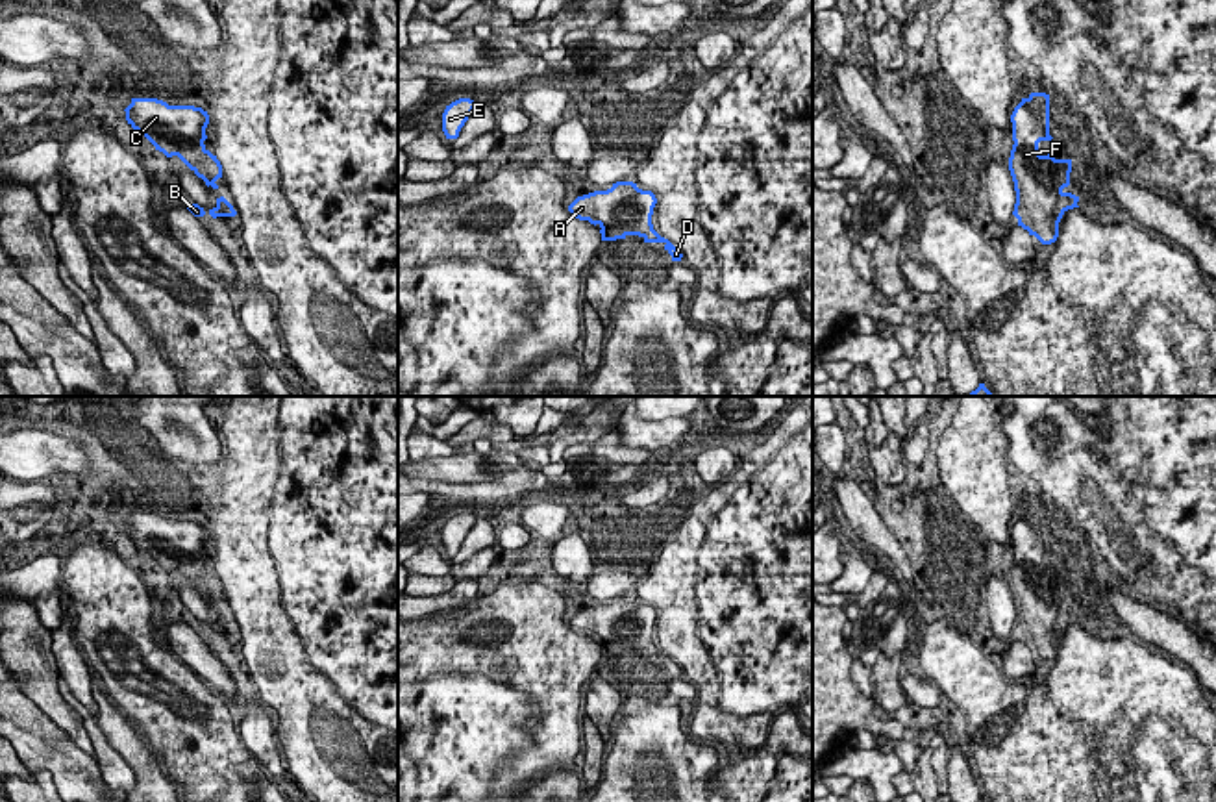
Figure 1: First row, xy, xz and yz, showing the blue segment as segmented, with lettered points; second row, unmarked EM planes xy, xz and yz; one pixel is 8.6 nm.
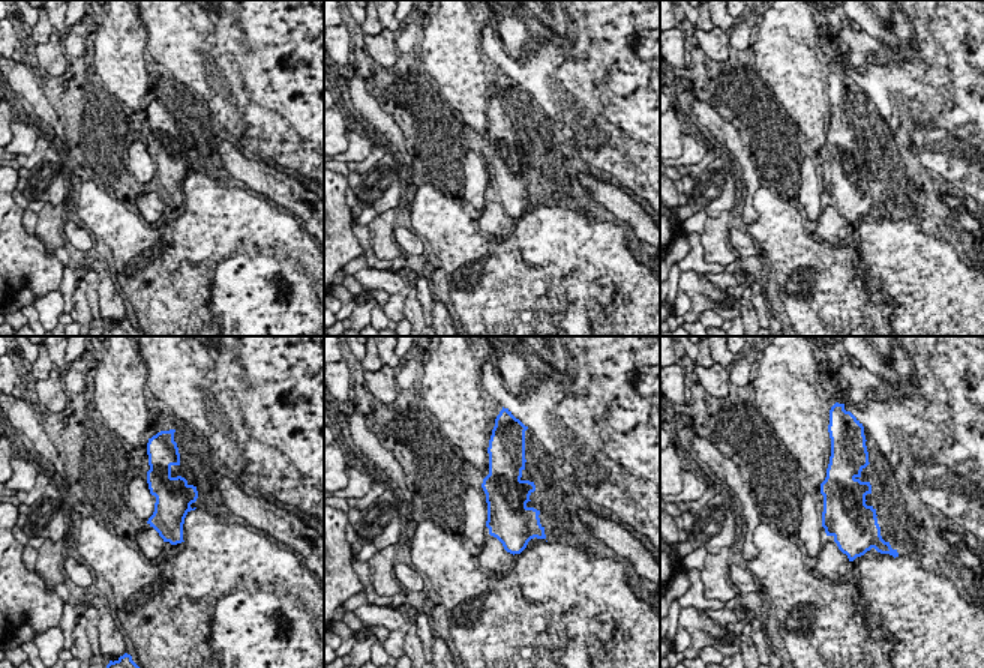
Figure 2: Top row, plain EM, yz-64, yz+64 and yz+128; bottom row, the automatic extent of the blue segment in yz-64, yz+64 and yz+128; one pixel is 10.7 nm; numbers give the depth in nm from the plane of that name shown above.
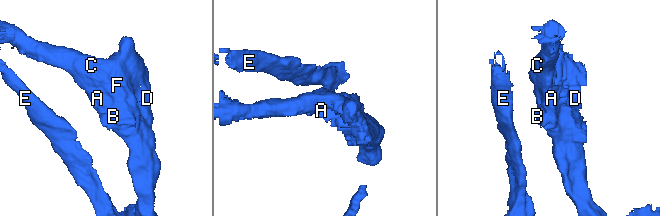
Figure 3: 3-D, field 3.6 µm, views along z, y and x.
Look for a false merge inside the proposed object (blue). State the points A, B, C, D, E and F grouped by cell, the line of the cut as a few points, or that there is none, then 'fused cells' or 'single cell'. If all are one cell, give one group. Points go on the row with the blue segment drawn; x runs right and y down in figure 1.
A B C D E F; no cut; single cell

